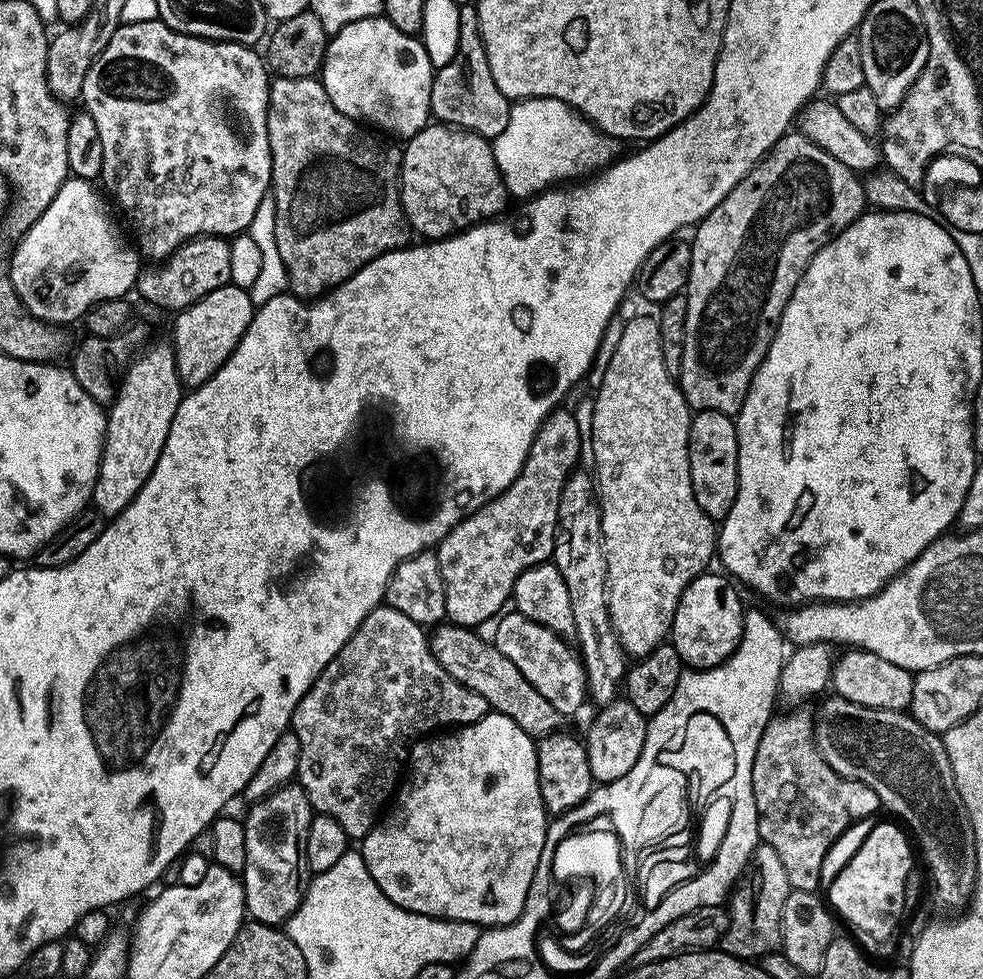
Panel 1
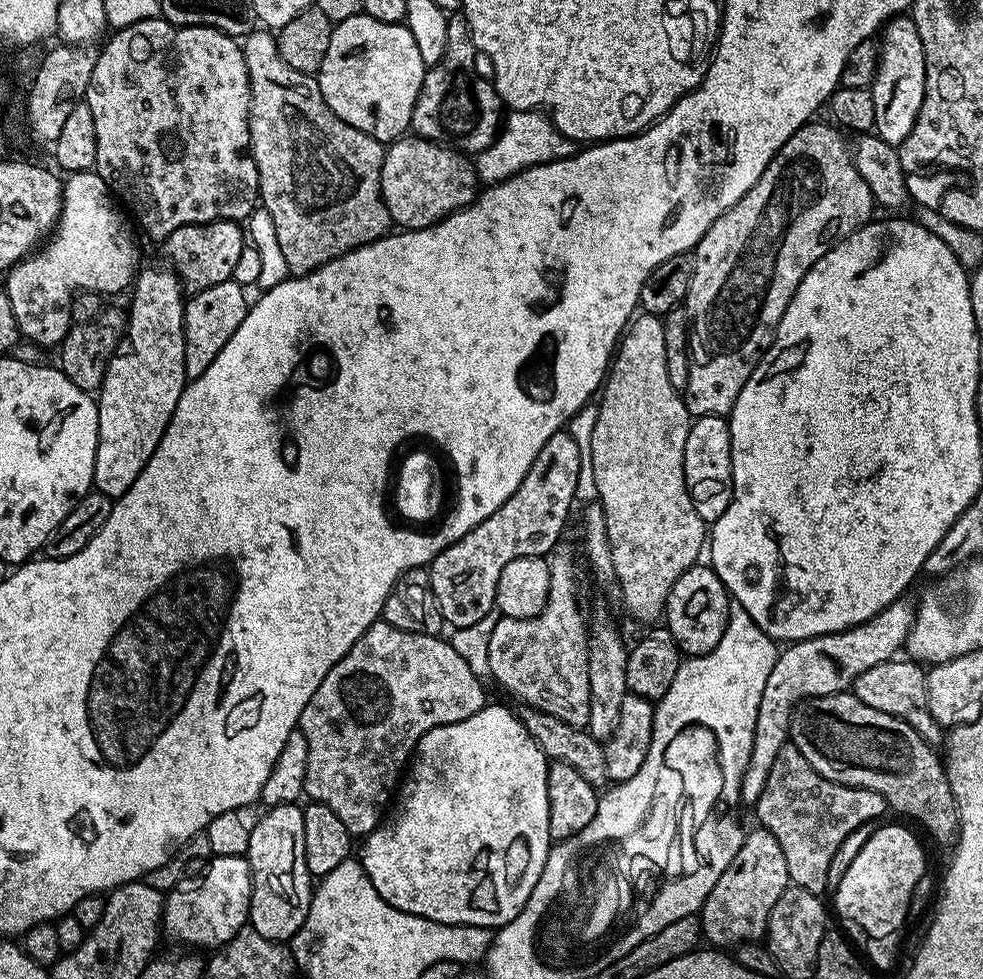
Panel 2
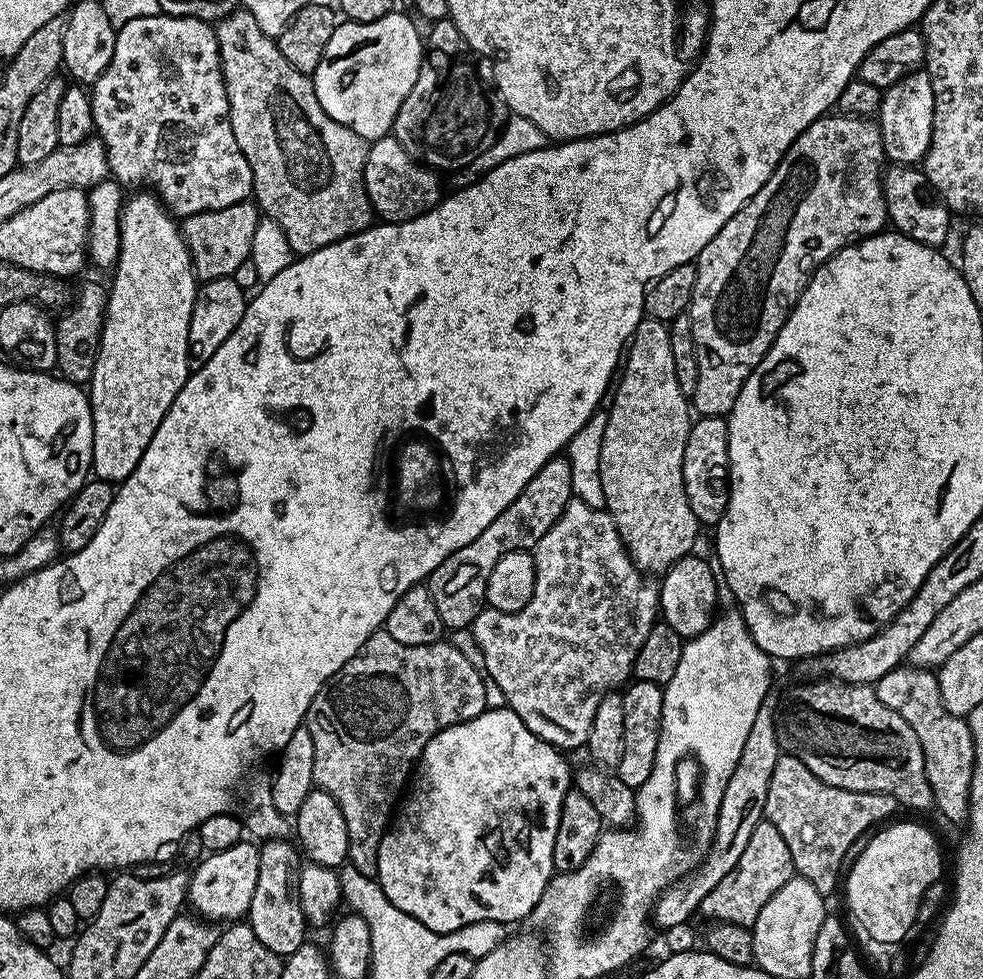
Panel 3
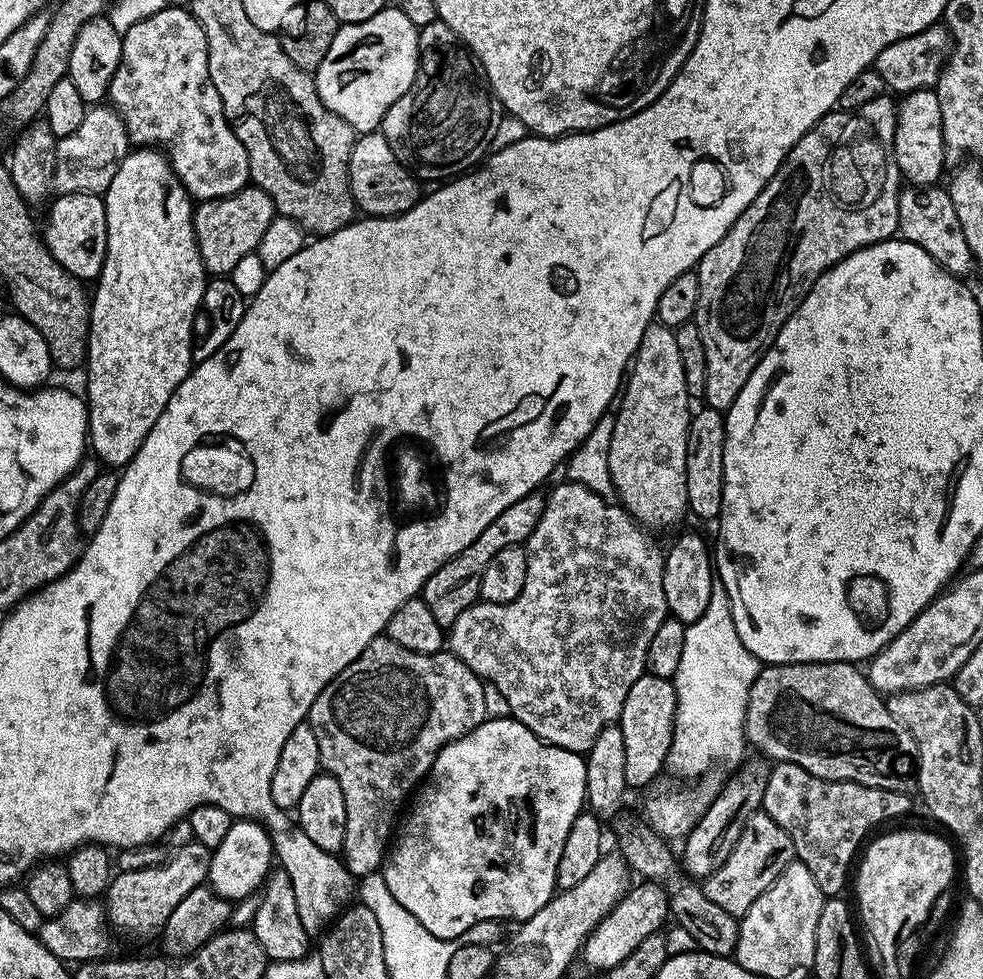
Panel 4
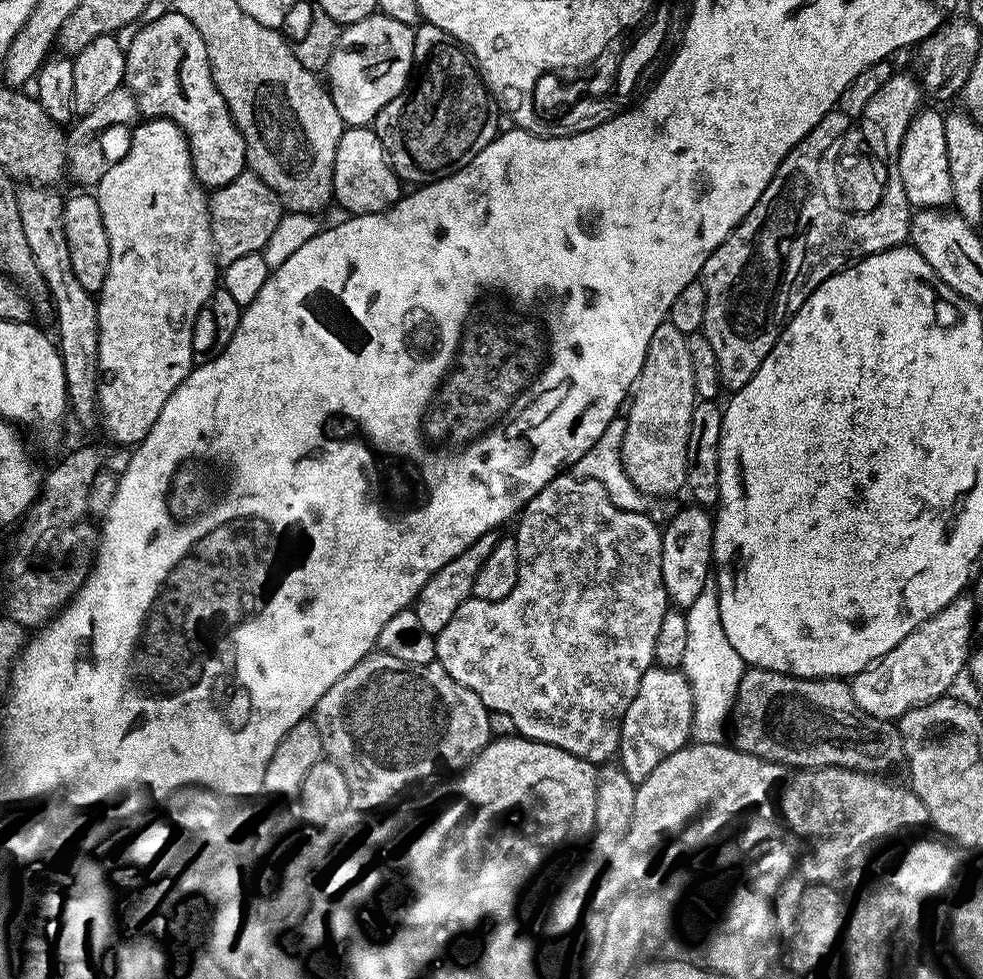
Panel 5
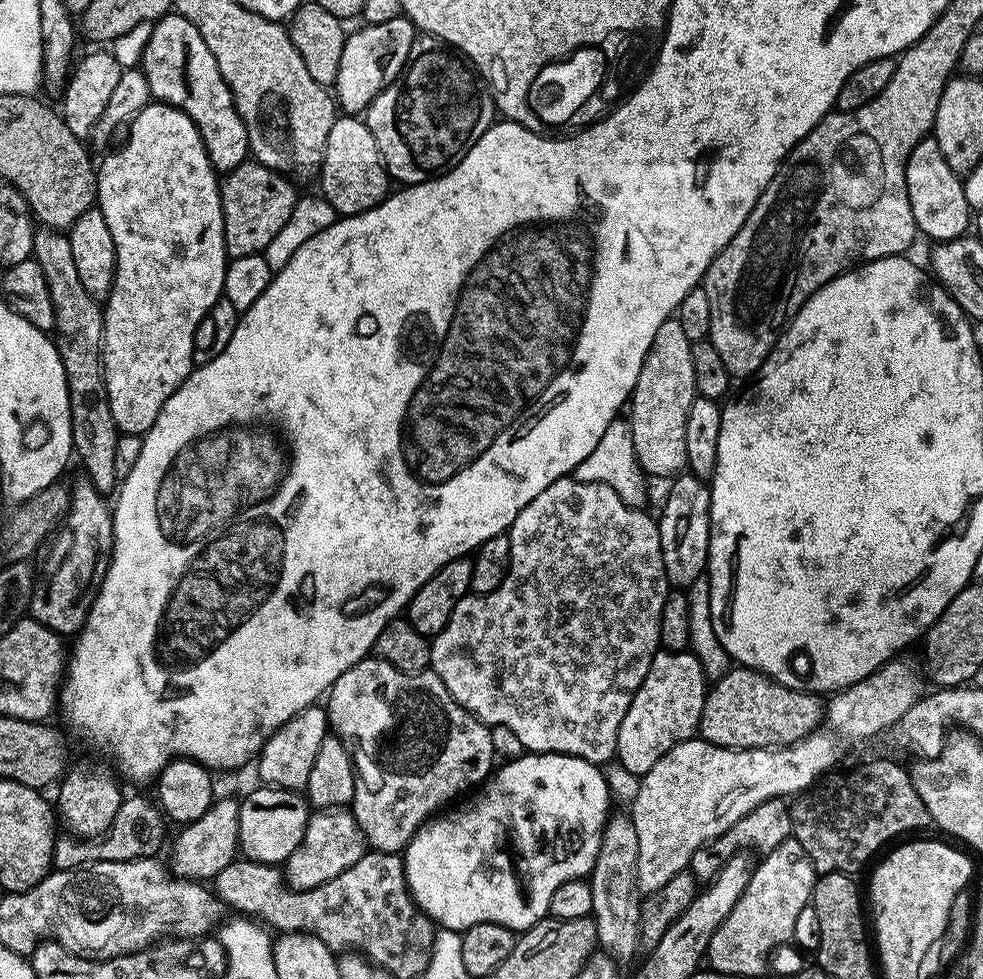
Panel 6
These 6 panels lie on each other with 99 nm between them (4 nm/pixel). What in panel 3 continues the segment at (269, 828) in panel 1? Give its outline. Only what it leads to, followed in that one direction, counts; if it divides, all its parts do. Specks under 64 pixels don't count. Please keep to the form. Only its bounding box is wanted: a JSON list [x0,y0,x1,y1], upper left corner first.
[246,839,306,958]

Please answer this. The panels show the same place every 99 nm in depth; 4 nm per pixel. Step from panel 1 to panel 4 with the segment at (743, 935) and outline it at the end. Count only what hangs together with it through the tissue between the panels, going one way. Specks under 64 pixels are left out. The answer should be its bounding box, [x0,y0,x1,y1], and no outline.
[703,810,795,918]

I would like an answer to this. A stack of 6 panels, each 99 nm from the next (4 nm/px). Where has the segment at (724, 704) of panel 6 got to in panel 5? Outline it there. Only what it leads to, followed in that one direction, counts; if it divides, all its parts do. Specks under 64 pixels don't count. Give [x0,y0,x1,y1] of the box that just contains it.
[730,667,905,774]

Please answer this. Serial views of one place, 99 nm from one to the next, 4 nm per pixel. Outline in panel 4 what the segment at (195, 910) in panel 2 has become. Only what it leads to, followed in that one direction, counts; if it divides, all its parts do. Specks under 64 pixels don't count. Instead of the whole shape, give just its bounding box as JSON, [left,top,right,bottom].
[207,818,274,902]

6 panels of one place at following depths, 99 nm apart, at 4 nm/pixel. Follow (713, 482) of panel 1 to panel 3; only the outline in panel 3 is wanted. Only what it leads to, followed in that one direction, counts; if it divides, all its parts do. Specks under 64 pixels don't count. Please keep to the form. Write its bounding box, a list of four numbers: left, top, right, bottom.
[682,416,728,526]

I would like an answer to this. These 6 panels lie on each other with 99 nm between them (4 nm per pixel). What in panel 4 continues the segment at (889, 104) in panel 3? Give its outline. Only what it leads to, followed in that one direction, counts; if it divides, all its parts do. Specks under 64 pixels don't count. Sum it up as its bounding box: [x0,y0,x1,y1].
[892,89,946,186]

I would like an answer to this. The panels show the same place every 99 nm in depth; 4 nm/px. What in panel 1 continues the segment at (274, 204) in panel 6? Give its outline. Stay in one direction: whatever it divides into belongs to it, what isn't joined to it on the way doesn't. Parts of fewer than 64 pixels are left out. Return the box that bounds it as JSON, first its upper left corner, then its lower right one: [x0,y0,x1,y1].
[134,236,231,314]

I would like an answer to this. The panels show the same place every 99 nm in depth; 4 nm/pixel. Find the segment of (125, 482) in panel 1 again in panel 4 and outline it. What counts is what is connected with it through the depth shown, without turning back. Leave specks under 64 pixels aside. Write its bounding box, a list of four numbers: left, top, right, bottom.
[87,146,206,465]

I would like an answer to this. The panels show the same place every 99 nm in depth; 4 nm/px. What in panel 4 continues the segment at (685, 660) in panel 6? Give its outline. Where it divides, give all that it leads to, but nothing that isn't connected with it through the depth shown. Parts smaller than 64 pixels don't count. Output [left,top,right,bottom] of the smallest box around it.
[618,675,676,790]

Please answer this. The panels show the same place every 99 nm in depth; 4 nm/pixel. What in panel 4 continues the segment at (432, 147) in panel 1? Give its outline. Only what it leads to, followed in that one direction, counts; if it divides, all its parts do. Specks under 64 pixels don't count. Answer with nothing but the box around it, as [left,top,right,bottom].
[348,131,422,217]

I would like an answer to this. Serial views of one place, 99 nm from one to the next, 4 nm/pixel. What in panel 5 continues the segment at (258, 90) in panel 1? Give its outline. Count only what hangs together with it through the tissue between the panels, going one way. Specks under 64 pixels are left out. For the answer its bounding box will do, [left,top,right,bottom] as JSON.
[124,11,246,189]

